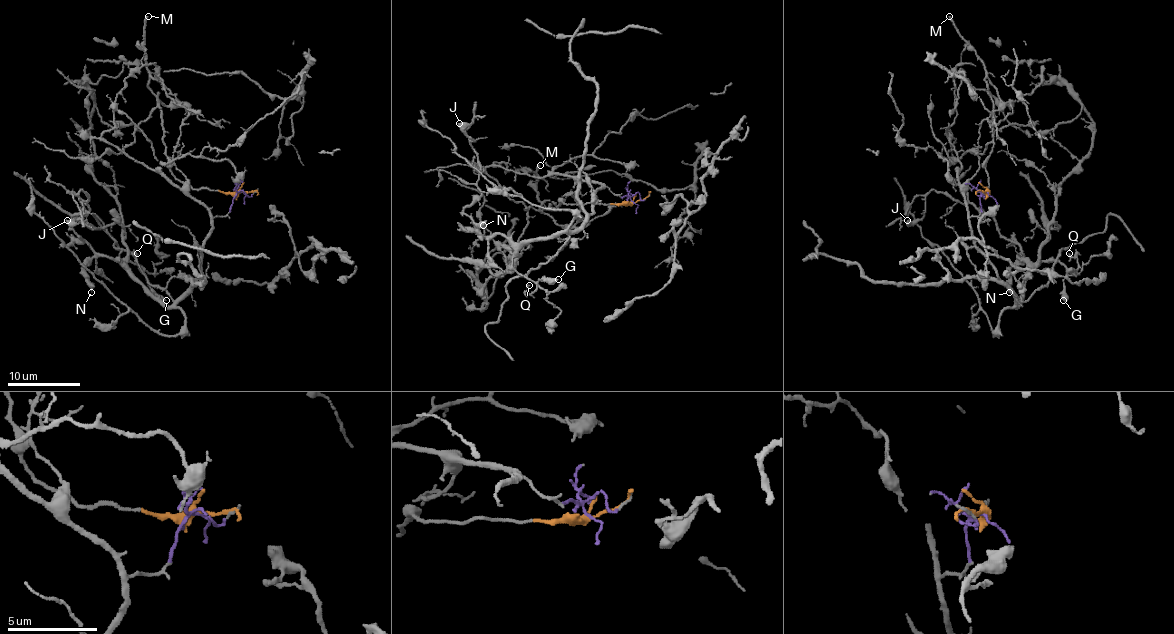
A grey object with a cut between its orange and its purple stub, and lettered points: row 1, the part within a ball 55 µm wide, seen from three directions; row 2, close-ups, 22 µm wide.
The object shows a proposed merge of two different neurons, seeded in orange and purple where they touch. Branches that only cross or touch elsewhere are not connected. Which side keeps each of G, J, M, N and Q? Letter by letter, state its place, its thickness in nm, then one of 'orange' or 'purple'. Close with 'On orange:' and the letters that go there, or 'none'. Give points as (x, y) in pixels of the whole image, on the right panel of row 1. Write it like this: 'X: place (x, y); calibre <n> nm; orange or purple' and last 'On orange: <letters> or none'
G: place (1063, 300); calibre 440 nm; purple
J: place (907, 220); calibre 550 nm; purple
M: place (949, 16); calibre 260 nm; orange
N: place (1009, 292); calibre 260 nm; purple
Q: place (1069, 253); calibre 200 nm; purple
On orange: M

